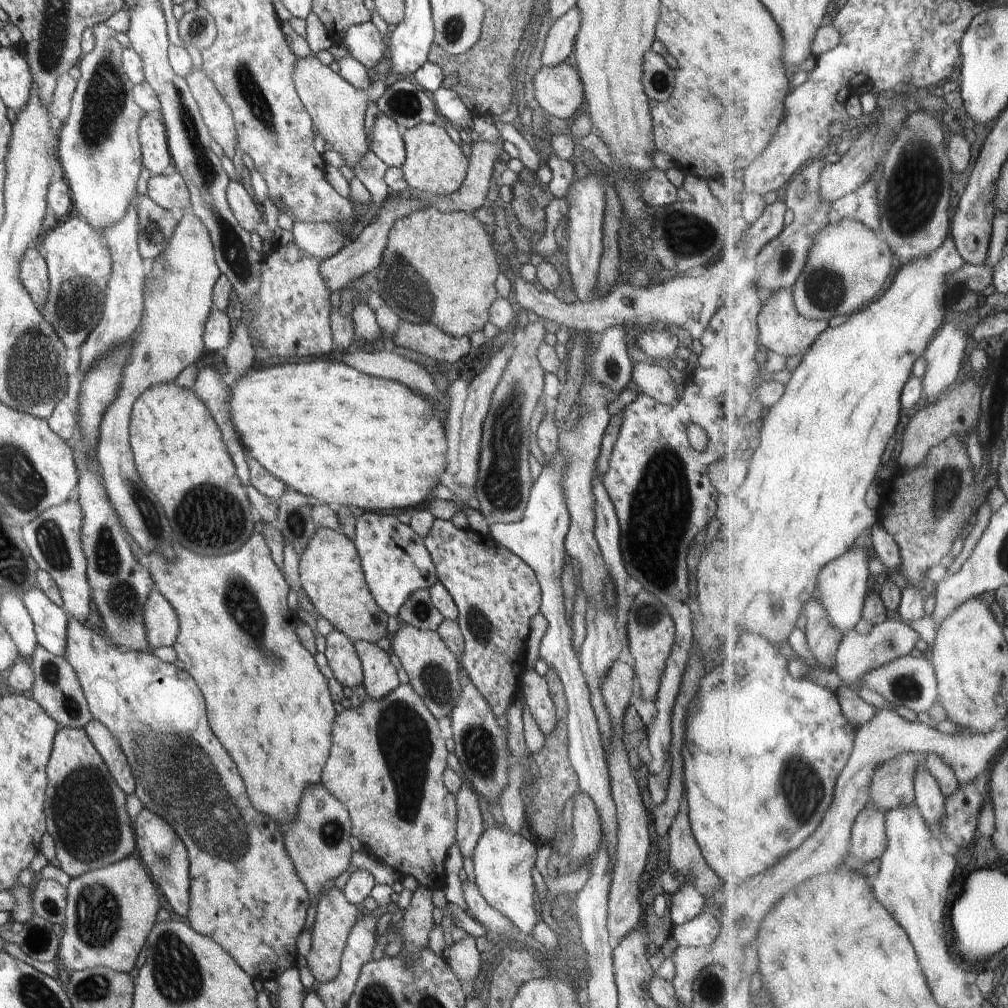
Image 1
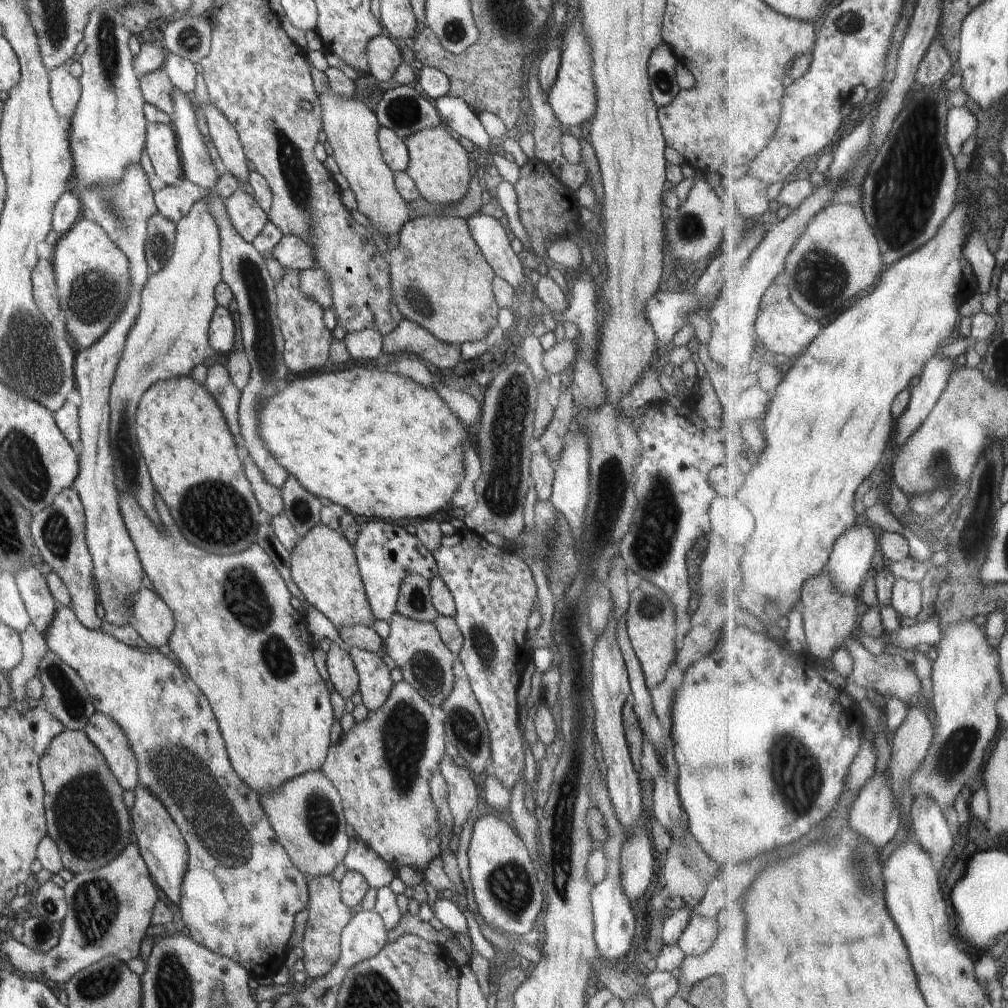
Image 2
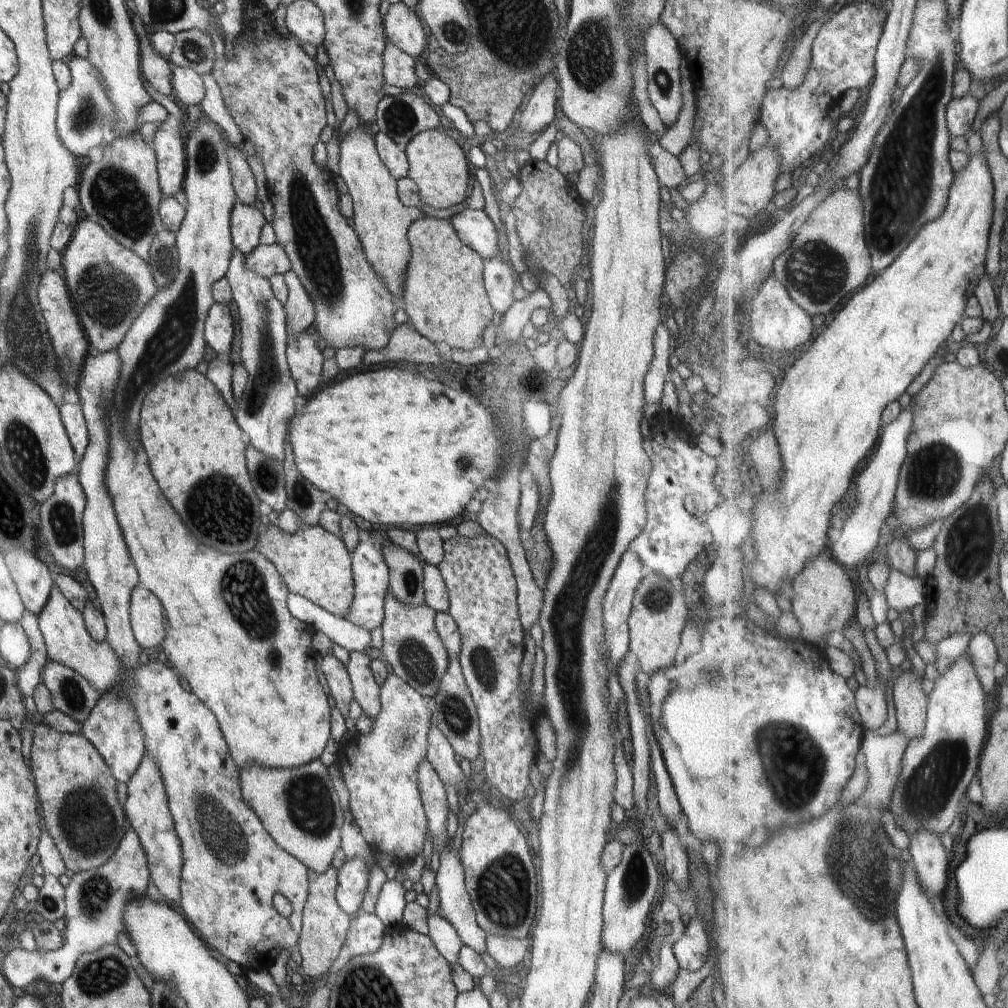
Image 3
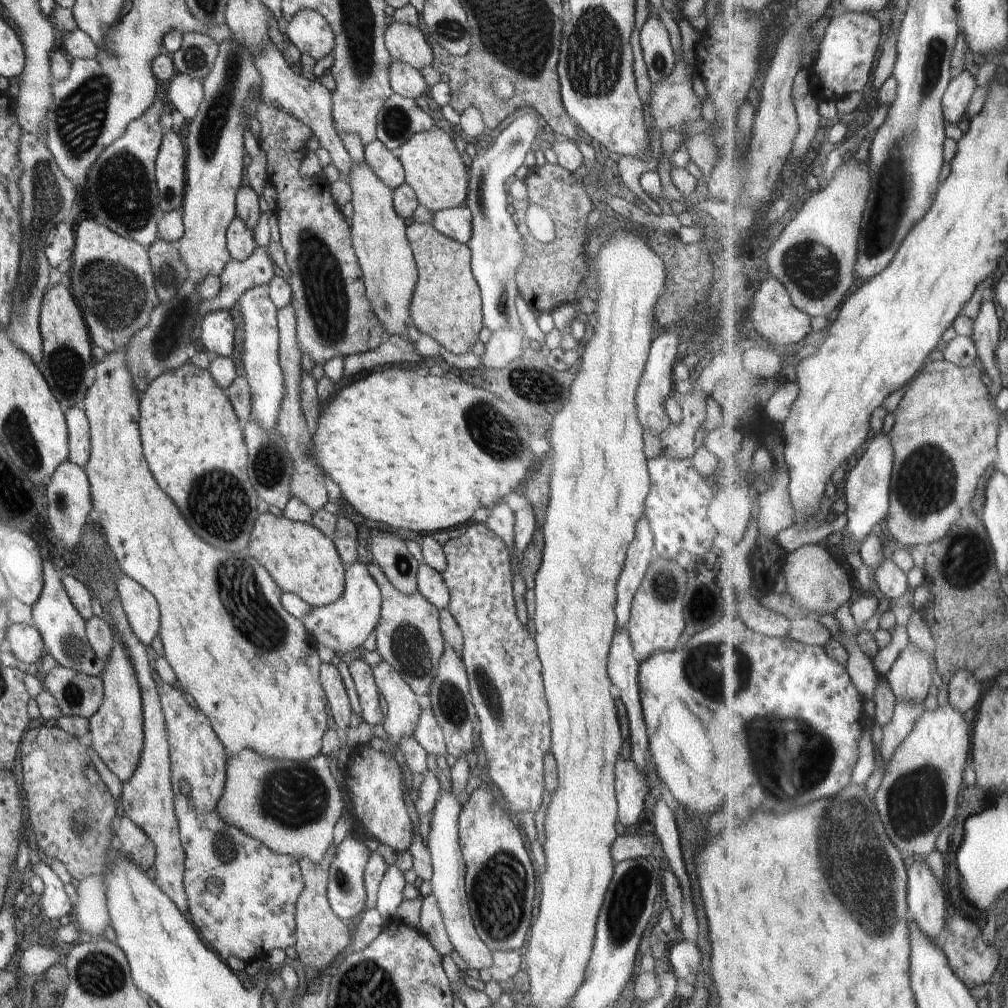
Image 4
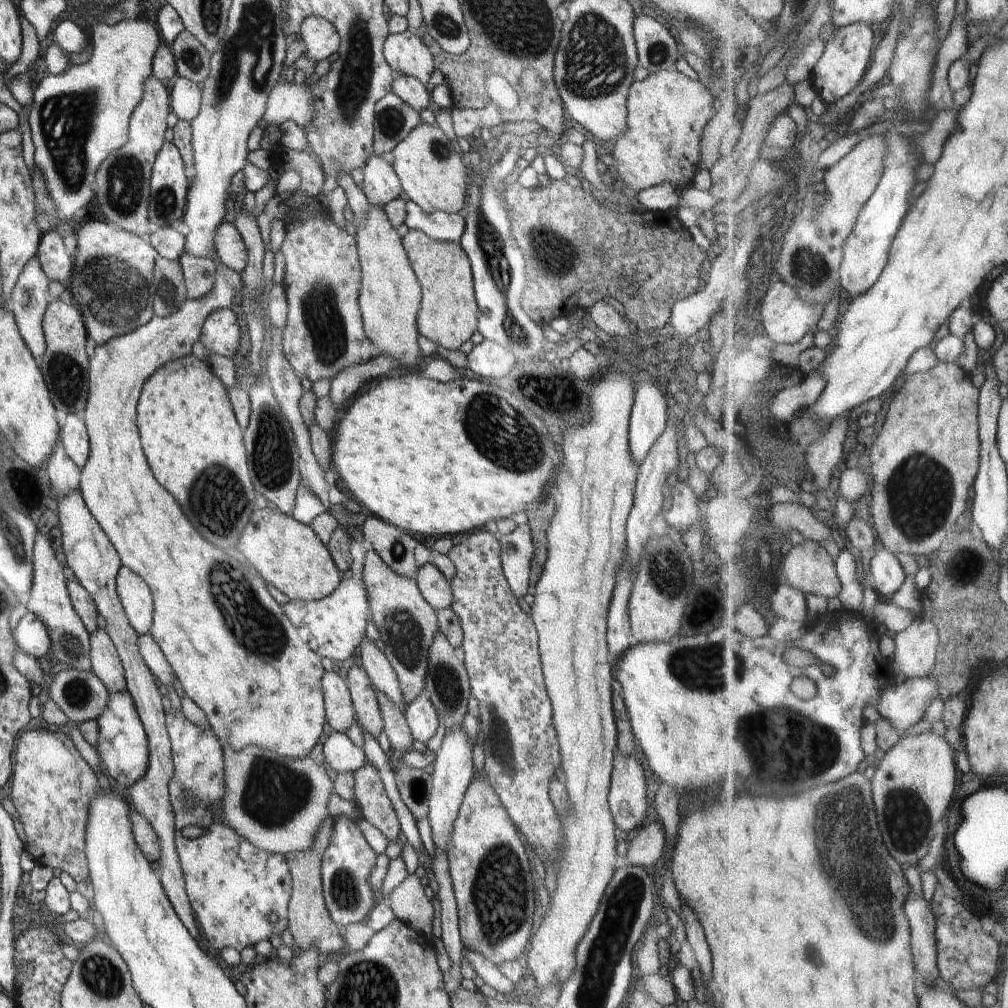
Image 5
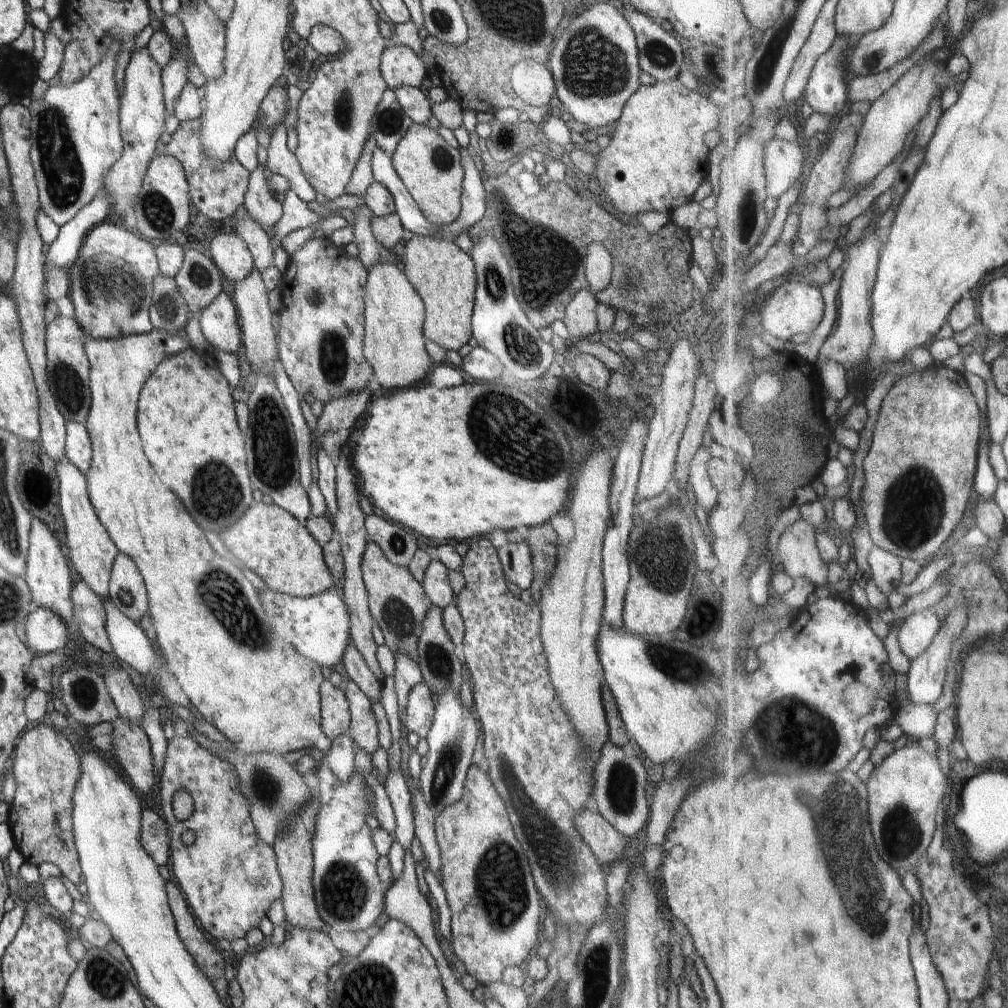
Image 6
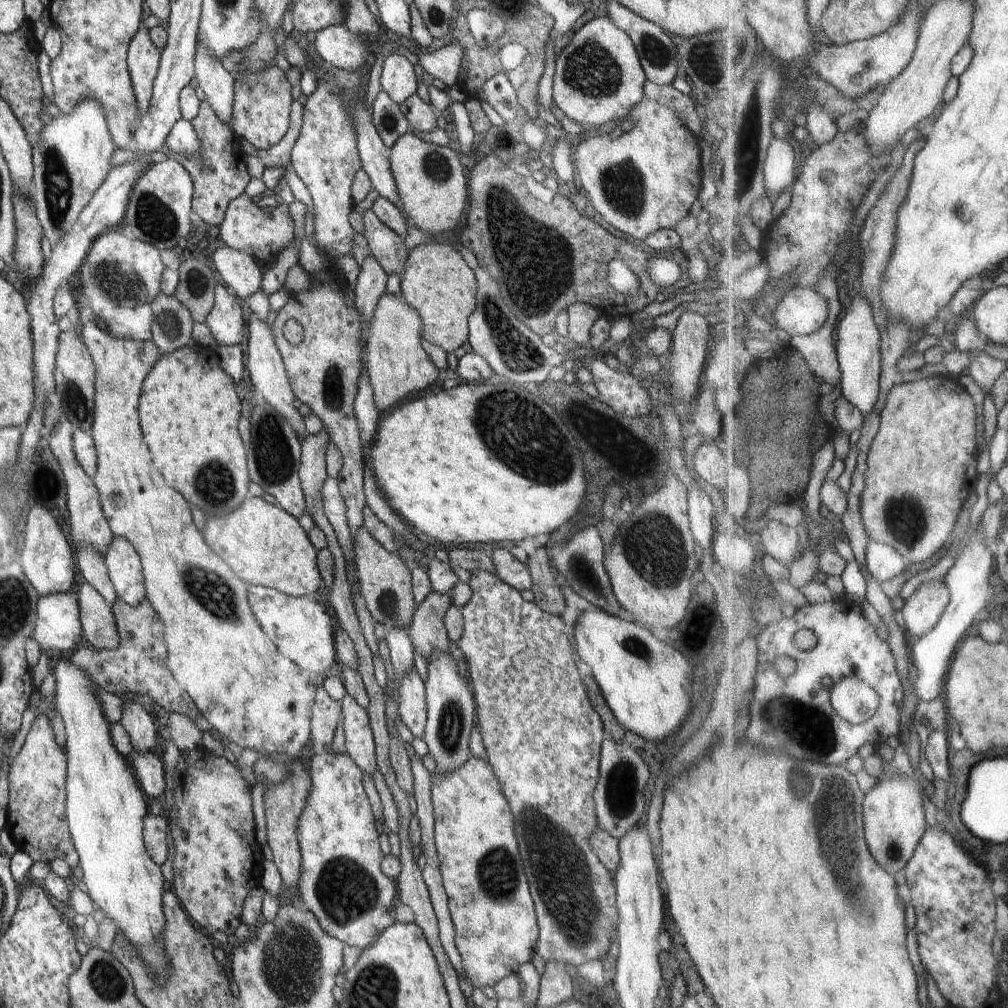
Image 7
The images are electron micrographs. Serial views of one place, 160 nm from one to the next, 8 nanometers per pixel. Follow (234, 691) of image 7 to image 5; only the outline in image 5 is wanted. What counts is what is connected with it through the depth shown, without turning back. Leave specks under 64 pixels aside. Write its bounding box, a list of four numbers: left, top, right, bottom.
[79,265,326,759]

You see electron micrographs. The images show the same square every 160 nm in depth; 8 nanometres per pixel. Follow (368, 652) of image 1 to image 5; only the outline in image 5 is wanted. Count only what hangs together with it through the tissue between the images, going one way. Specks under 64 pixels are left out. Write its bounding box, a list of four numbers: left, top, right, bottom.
[345,664,383,738]

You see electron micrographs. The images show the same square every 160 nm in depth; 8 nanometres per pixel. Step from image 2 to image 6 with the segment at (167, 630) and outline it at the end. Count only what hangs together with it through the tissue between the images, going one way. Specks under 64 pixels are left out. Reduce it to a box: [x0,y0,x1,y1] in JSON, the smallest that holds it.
[109,553,149,622]

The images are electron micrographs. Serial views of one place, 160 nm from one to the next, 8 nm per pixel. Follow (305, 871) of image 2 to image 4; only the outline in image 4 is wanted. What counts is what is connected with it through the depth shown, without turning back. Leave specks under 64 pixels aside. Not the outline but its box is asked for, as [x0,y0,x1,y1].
[217,749,345,863]

